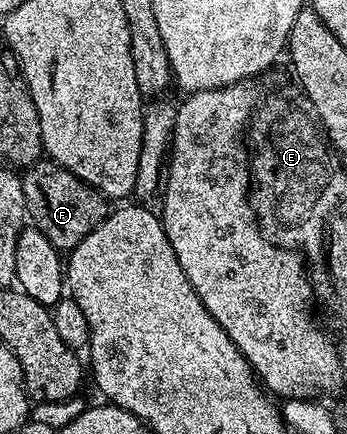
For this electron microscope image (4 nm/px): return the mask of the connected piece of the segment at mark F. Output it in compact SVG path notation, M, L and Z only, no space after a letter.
M42 159L28 166L21 177L23 183L23 195L25 196L25 211L32 228L38 229L59 251L71 251L80 241L87 239L95 227L99 227L111 212L111 205L106 198L101 196L98 189L93 189L87 183L83 183L71 171L67 171L62 165L56 165L54 161Z

